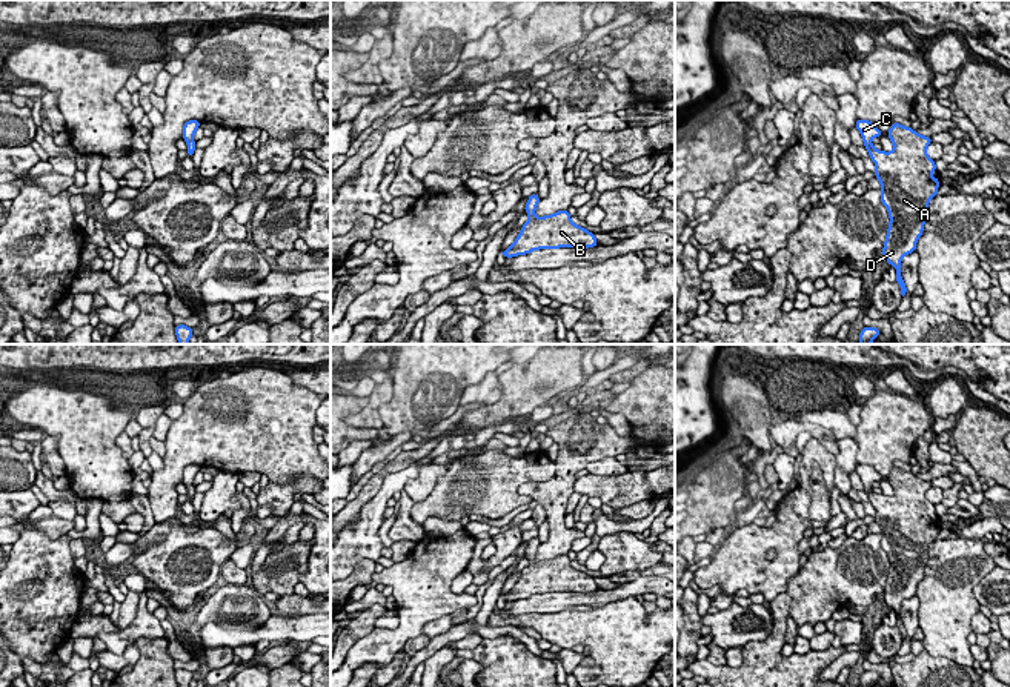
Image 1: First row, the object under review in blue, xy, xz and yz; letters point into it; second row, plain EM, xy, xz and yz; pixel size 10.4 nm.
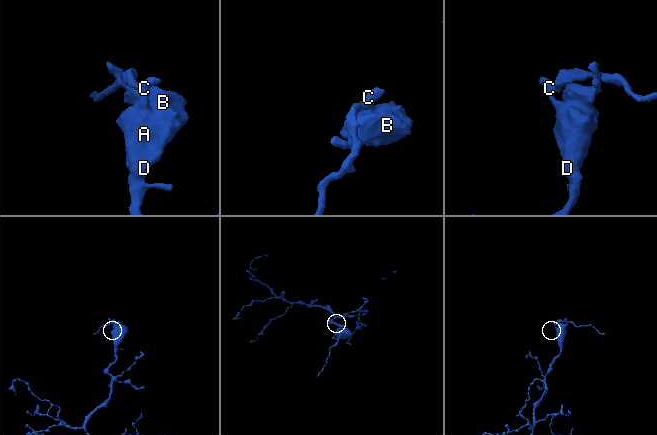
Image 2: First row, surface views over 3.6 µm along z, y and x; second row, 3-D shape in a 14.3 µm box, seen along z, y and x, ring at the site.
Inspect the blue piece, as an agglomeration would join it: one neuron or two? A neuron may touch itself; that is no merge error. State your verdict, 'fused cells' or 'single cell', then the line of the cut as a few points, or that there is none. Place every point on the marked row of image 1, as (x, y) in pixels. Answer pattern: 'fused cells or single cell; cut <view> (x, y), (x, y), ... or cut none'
single cell; cut none

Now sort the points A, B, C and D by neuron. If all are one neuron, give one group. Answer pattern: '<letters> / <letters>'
A B C D

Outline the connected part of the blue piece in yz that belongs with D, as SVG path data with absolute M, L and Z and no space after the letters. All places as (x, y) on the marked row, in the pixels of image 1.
M856 120L855 126L876 166L875 177L882 191L881 201L890 217L882 255L889 264L896 267L896 283L904 297L907 287L899 270L901 260L916 251L916 241L922 235L929 217L929 201L938 195L939 188L939 178L932 177L932 172L936 171L935 160L925 152L932 137L893 123L887 132L893 151L884 152L872 144L873 137L881 138L882 135L875 123Z

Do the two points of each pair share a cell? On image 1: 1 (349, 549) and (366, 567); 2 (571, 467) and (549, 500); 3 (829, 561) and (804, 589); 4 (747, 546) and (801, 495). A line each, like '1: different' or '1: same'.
1: different
2: same
3: same
4: same

